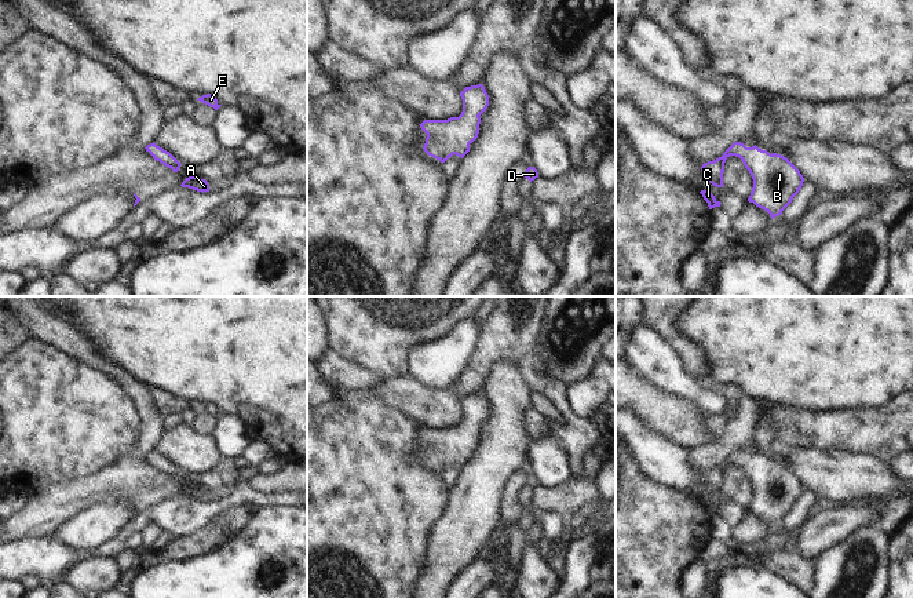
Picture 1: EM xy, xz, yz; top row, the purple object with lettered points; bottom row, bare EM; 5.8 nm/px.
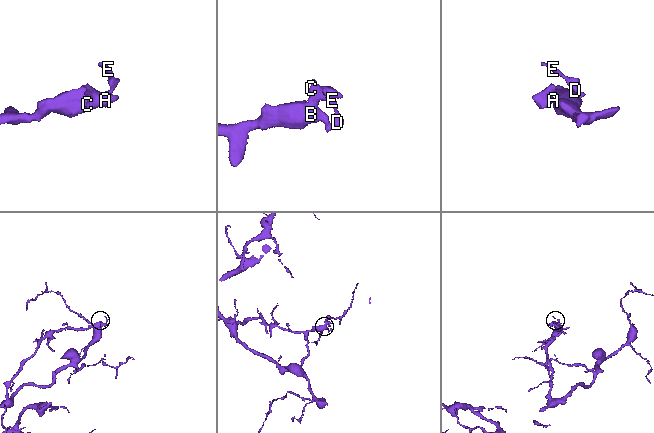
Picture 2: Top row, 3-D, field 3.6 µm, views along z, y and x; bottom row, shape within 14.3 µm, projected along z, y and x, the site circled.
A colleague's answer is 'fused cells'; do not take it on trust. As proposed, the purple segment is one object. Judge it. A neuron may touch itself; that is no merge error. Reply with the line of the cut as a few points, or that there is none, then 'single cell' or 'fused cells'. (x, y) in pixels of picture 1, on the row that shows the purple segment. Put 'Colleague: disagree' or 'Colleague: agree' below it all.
no cut; single cell
Colleague: disagree

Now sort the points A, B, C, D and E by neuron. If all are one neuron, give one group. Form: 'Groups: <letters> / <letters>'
Groups: A B C D E

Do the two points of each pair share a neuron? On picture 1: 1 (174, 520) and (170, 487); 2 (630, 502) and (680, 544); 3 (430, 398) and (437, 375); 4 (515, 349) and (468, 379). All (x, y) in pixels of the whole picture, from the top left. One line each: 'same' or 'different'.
1: different
2: same
3: different
4: same

